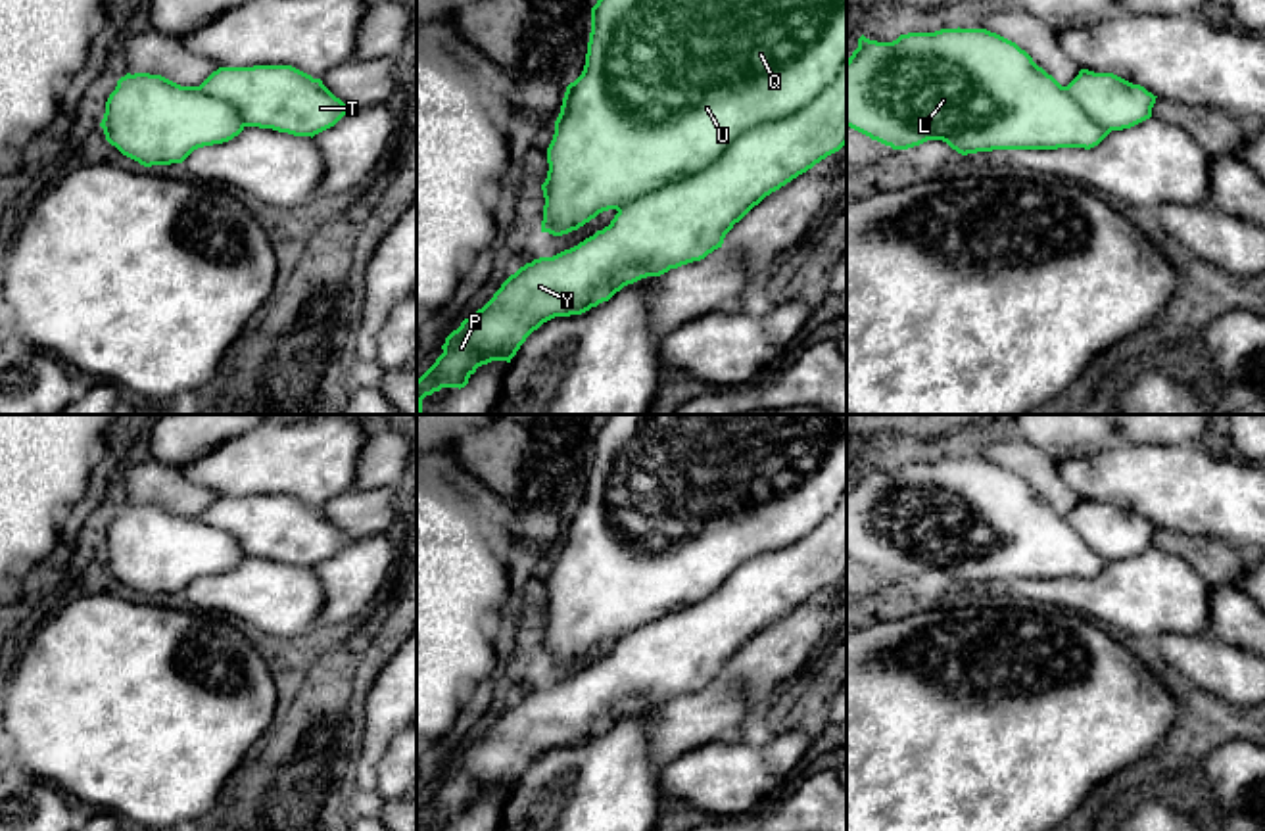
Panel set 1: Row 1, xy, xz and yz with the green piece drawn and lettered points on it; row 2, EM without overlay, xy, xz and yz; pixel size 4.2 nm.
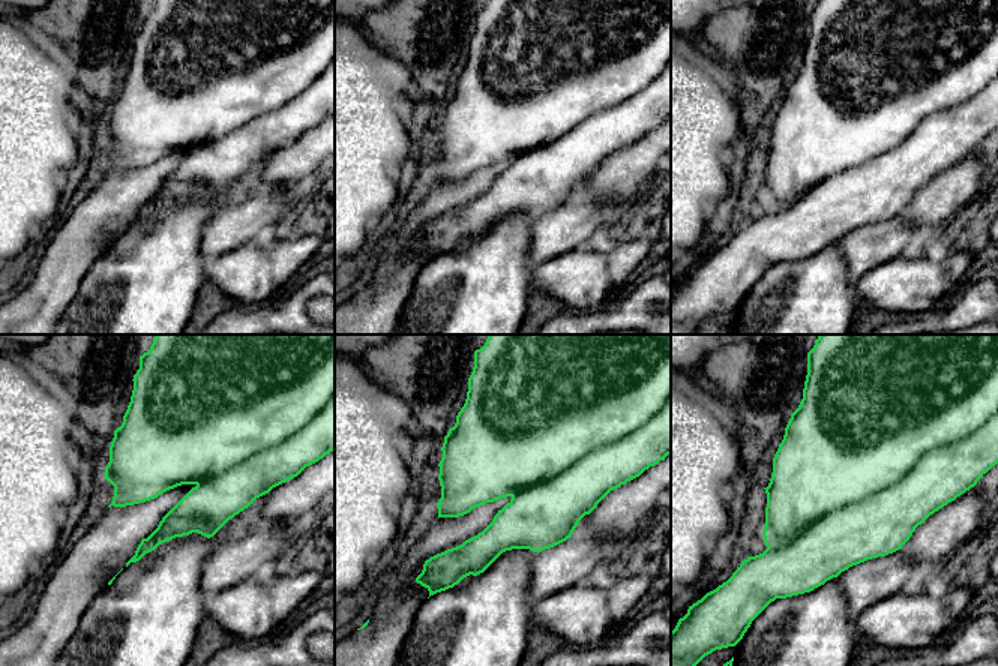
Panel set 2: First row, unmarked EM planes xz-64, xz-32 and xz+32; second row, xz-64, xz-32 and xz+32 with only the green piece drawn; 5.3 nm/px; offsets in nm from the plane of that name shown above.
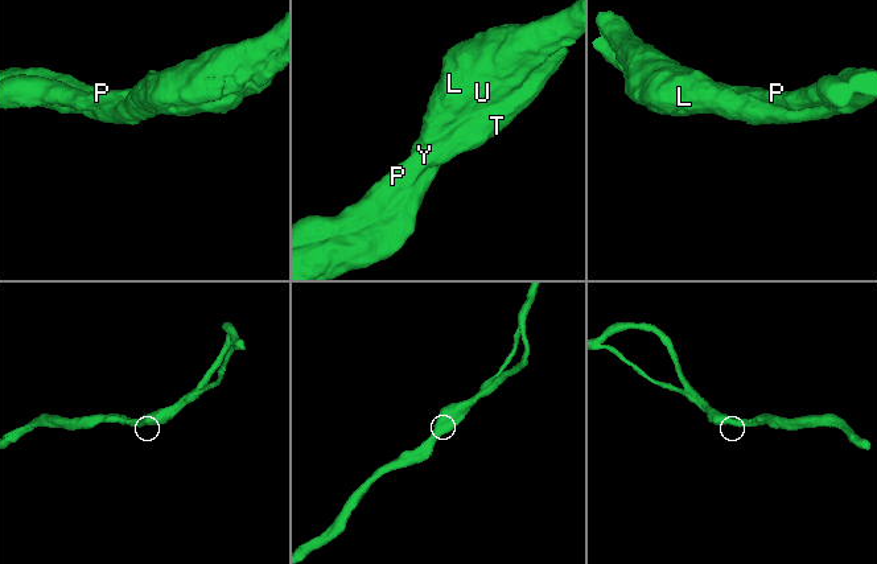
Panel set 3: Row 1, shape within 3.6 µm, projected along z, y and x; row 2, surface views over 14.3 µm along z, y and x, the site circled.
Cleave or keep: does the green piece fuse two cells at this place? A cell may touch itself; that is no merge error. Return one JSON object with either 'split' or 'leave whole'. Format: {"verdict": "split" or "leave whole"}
{"verdict": "leave whole"}

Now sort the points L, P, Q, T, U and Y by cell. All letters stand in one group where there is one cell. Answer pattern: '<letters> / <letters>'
L P Q T U Y

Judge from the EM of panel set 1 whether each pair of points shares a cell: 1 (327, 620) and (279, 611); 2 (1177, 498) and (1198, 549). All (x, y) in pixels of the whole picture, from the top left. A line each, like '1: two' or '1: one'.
1: two
2: two

